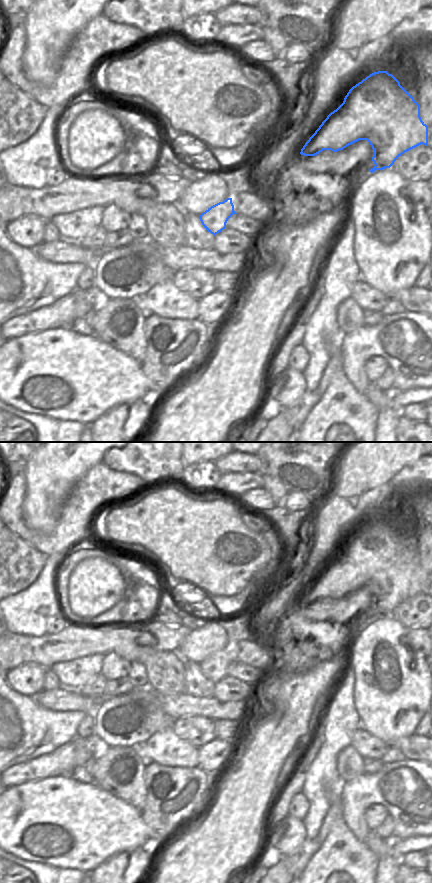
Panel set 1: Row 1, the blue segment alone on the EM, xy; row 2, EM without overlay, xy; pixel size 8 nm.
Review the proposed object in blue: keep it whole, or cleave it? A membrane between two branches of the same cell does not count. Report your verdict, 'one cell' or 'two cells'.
one cell

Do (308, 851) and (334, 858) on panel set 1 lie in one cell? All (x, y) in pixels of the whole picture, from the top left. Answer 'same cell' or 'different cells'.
different cells

